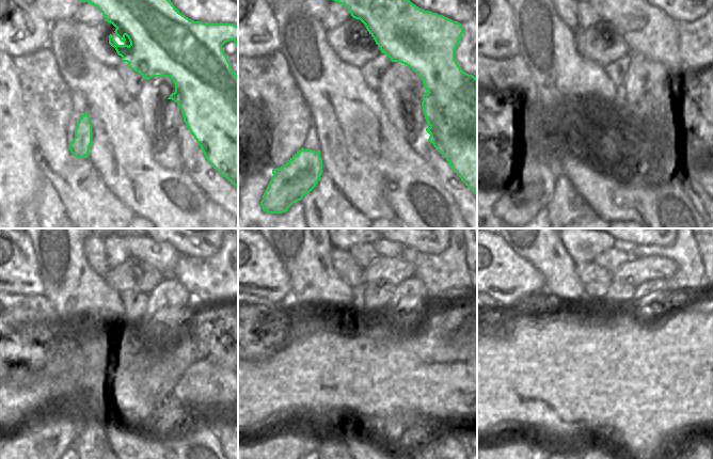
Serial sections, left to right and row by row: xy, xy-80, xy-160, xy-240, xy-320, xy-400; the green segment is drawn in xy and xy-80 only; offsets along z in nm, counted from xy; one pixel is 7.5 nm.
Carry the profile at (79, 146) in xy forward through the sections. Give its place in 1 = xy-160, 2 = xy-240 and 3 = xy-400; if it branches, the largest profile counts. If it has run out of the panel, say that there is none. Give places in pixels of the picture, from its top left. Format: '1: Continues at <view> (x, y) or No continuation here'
1: Continues at xy-160 (532, 186)
2: Continues at xy-240 (46, 438)
3: Continues at xy-400 (522, 445).

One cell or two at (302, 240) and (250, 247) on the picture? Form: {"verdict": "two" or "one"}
{"verdict": "two"}

